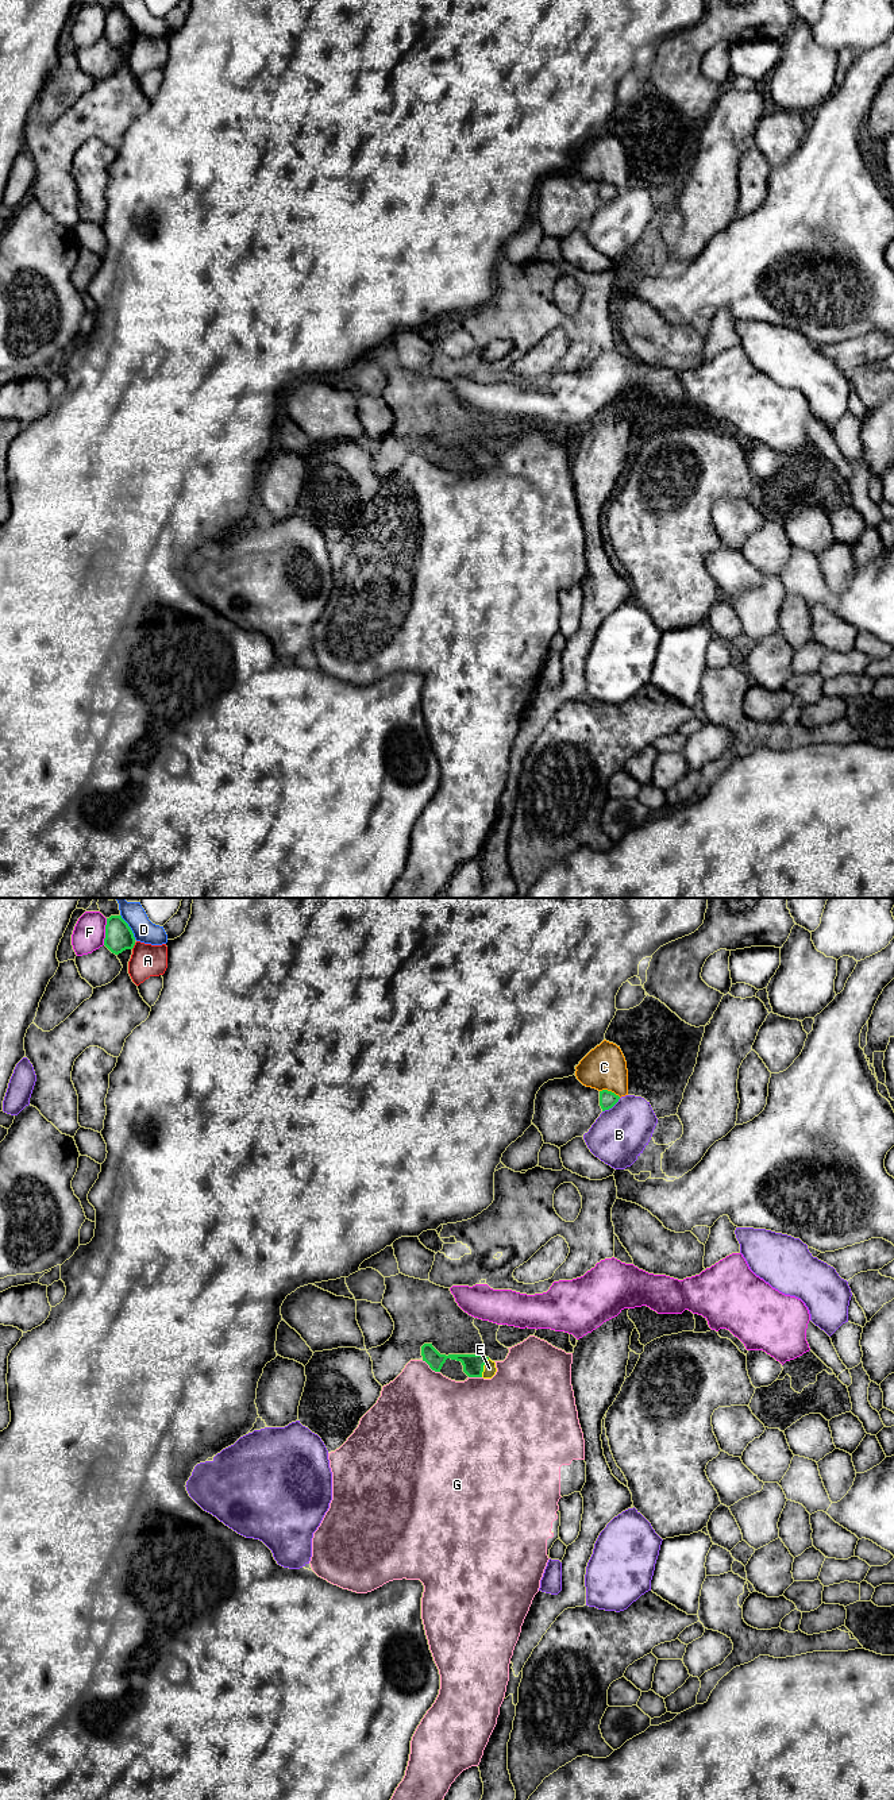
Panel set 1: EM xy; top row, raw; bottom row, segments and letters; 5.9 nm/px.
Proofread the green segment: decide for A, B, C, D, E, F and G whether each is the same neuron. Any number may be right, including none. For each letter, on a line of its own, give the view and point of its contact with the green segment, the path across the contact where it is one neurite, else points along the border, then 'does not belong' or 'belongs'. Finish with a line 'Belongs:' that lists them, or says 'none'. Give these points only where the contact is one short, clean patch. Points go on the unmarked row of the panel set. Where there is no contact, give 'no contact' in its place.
A: contact xy (134, 37); border xy (135, 35), (131, 41); does not belong
B: contact xy (611, 200); does not belong
C: contact xy (611, 184); does not belong
D: contact xy (128, 19); border xy (120, 7), (135, 31); does not belong
E: contact xy (482, 461); way xy (473, 457), (482, 461), (489, 461); belongs
F: contact xy (106, 24); does not belong
G: contact xy (431, 461); does not belong
Belongs: E

